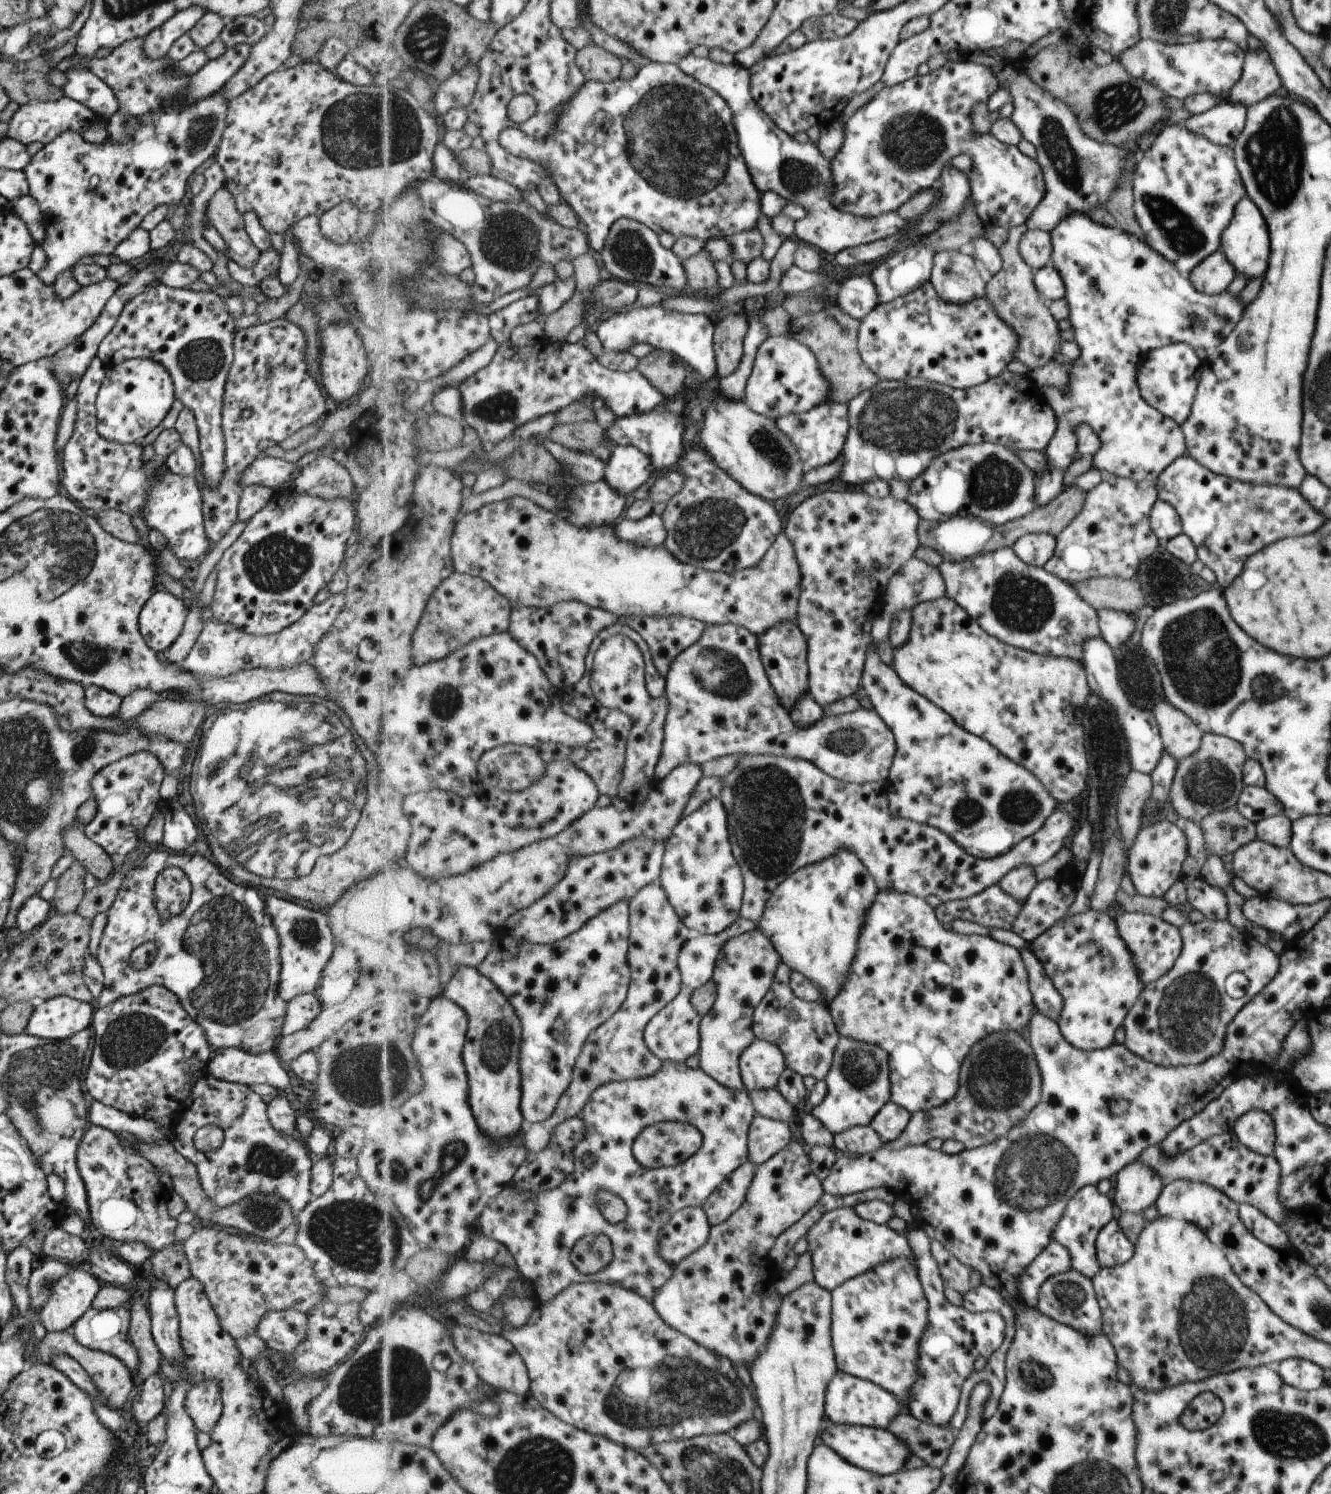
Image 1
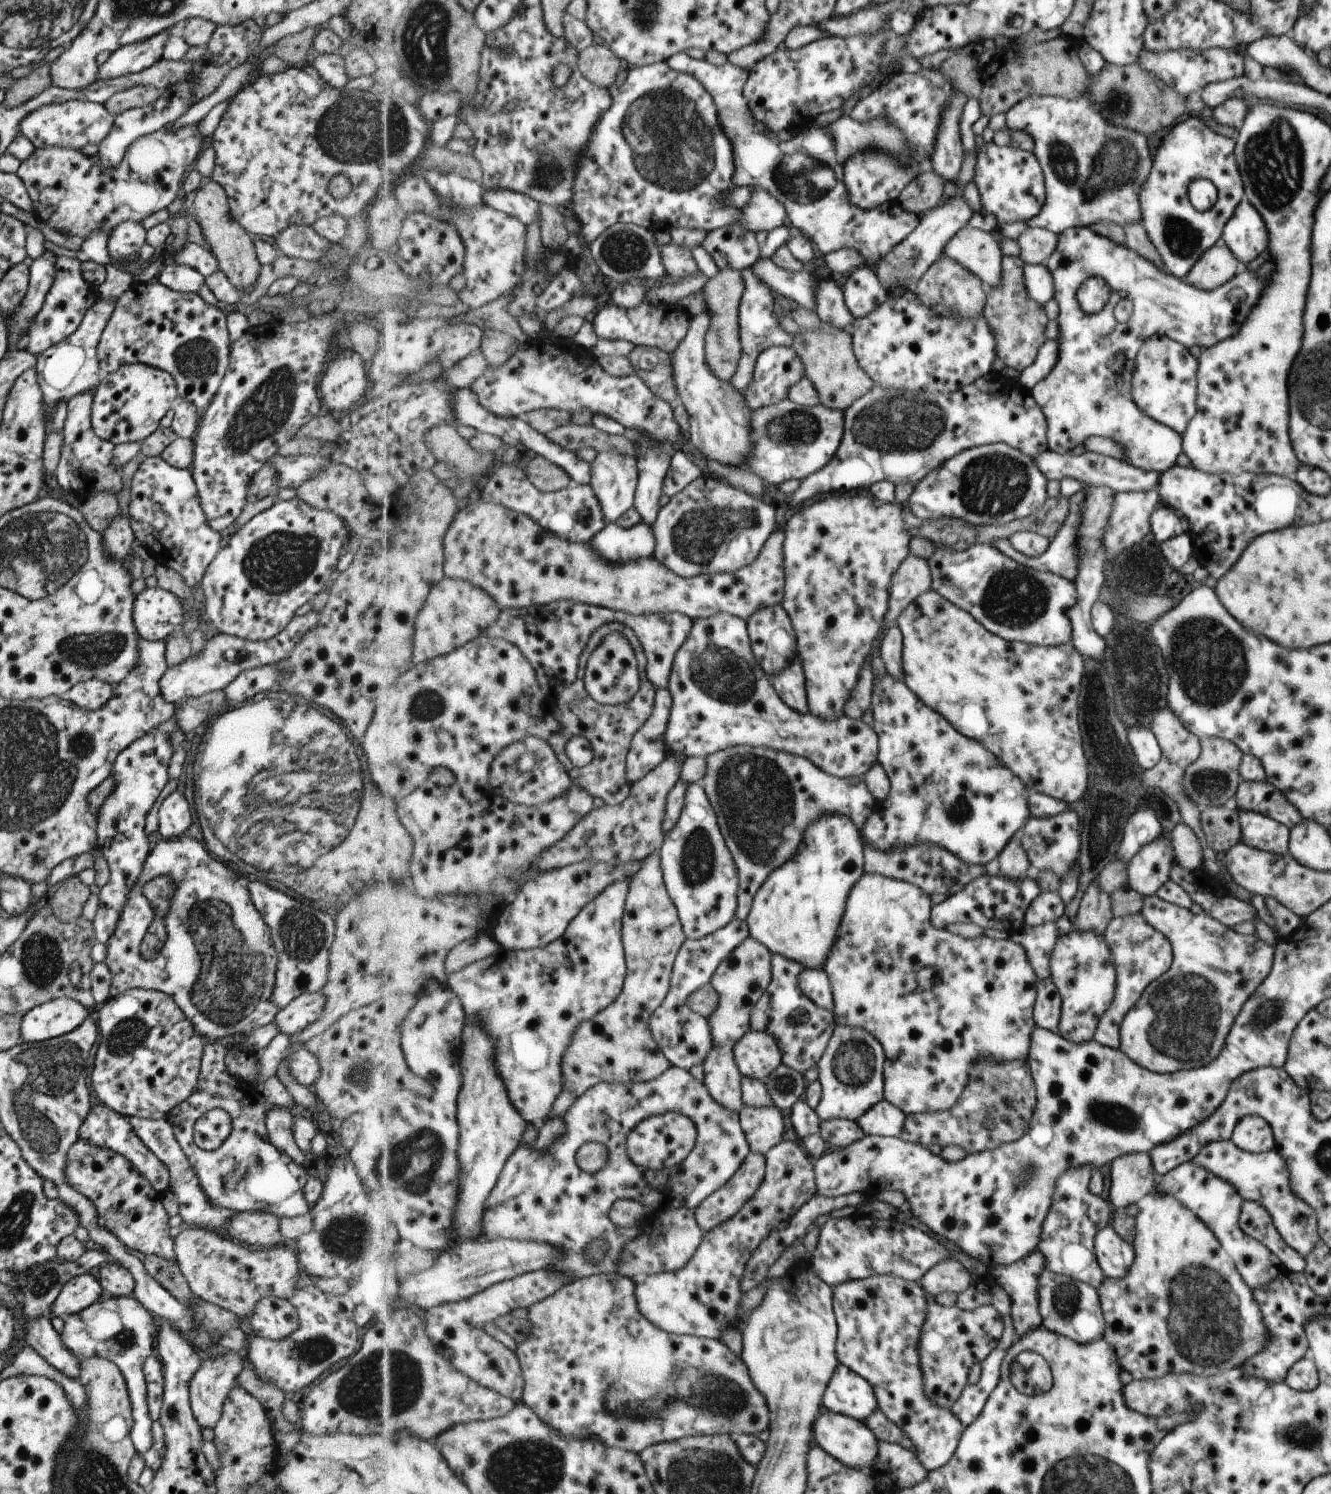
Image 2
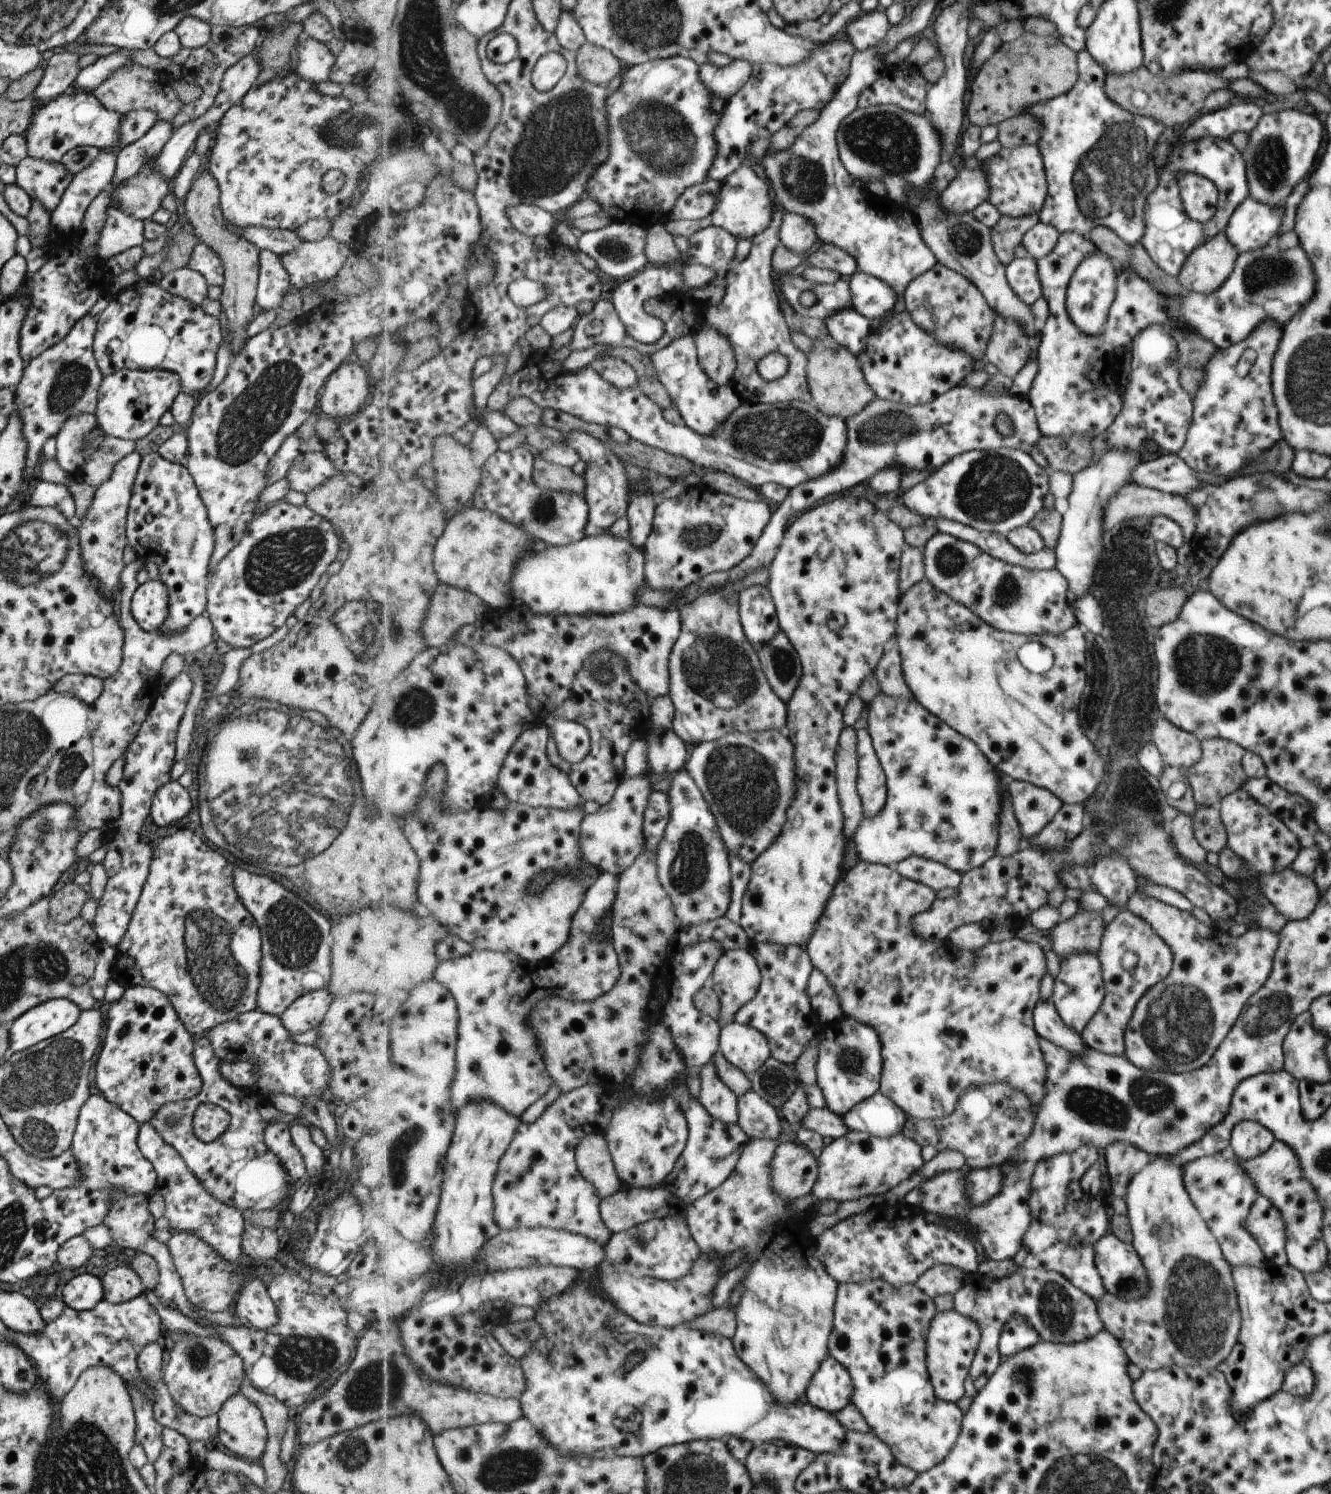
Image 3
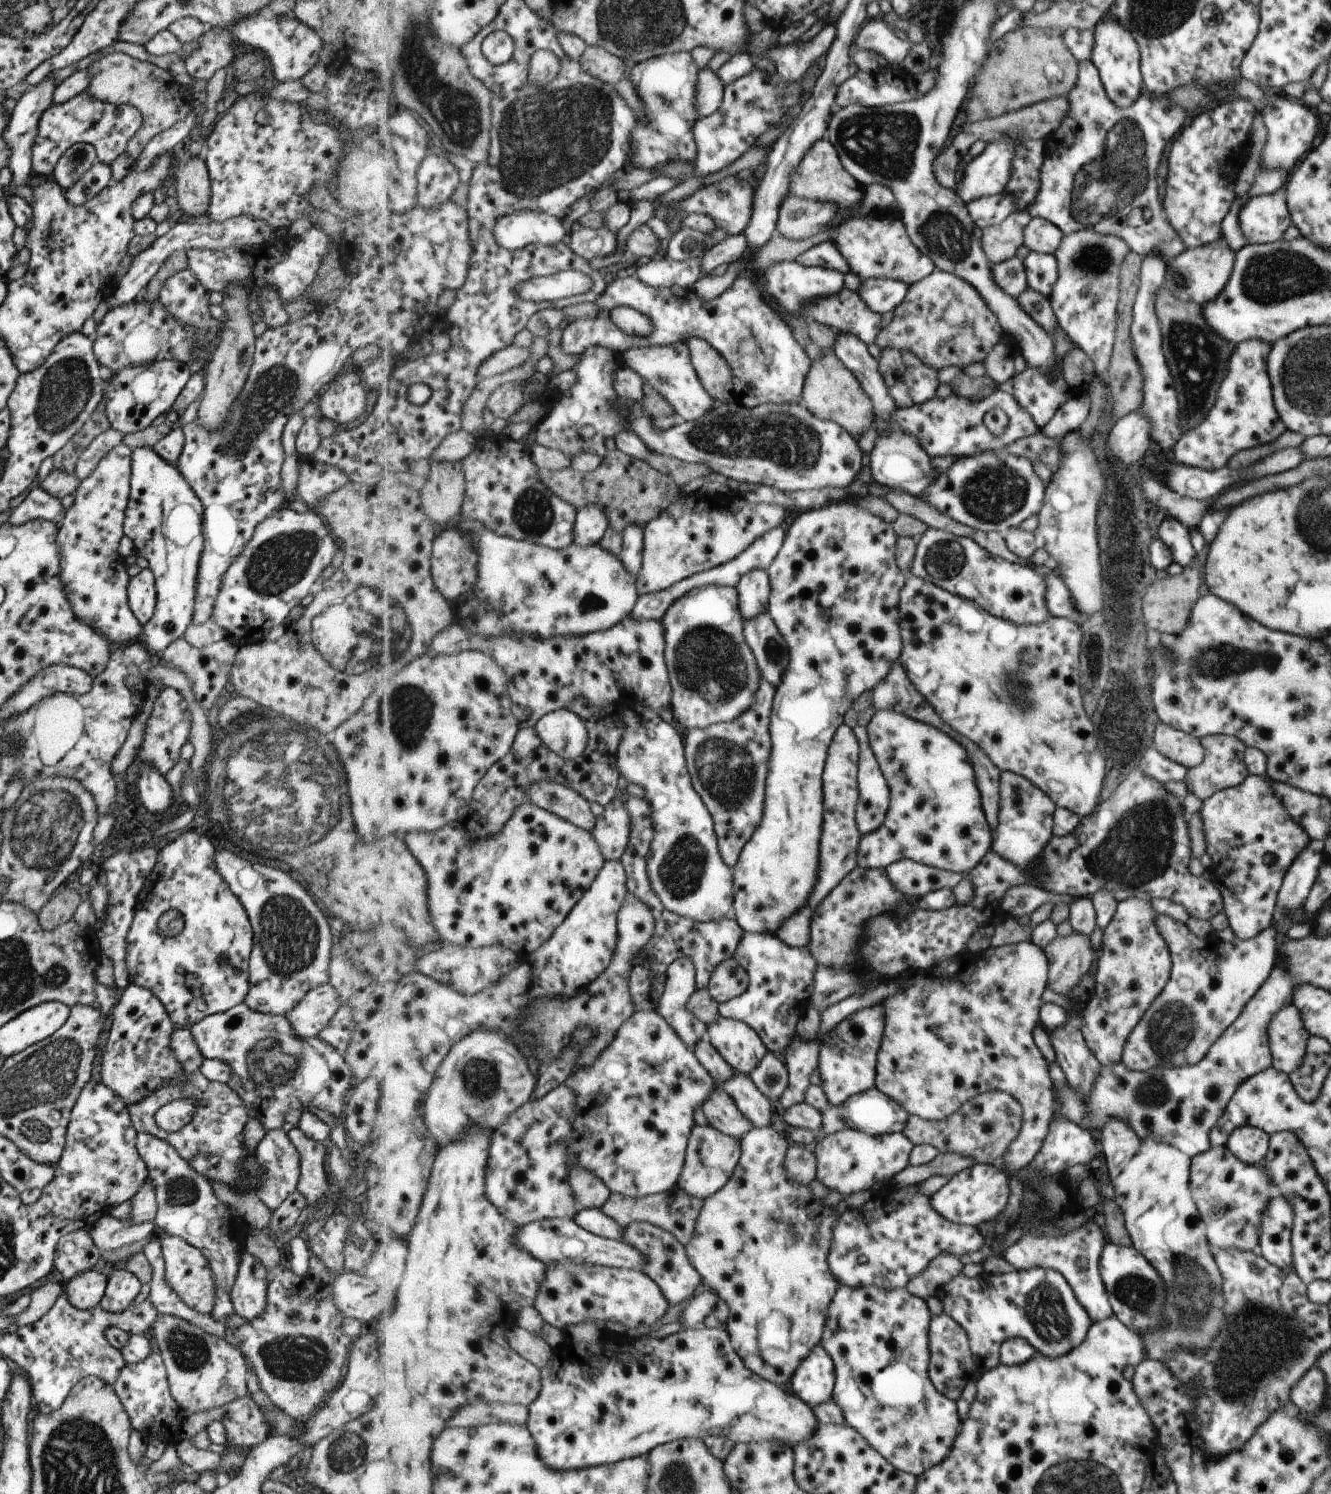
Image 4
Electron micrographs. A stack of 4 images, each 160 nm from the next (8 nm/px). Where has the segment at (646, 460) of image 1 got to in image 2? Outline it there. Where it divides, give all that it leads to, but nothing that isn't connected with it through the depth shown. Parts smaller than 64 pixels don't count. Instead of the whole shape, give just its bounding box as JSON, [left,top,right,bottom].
[591,449,640,524]

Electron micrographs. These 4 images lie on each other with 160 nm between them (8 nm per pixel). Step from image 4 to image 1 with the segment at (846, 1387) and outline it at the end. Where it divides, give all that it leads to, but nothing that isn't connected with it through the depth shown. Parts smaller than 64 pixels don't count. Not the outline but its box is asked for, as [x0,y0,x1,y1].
[832,1257,928,1411]

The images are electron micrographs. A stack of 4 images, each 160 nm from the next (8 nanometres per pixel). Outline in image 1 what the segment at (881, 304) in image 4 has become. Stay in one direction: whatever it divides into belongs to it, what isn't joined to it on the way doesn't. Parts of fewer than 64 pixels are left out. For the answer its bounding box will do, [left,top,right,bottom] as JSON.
[838,274,879,320]

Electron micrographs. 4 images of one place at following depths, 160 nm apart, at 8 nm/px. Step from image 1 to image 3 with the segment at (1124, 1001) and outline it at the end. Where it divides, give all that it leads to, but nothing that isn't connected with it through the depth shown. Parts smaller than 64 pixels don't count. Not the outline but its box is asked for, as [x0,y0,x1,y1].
[1050,951,1105,1033]

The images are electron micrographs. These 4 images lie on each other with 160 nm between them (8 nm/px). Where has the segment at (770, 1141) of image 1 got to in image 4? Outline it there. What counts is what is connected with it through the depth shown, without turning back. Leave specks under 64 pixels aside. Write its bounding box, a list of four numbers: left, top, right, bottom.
[722,1074,773,1127]

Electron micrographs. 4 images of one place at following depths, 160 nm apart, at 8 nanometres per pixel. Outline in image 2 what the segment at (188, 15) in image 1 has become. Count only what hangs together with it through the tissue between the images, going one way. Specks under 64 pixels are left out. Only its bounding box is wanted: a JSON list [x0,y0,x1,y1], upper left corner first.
[97,26,180,80]

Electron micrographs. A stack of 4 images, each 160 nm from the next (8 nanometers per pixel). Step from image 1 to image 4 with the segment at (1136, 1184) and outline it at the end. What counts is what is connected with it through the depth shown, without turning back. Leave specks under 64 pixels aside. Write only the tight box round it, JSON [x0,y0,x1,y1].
[1096,1119,1141,1181]

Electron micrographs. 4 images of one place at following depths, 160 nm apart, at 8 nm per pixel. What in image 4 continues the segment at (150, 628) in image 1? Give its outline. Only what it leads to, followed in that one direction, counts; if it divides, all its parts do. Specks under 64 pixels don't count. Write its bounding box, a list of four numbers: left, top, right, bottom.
[126,569,156,626]

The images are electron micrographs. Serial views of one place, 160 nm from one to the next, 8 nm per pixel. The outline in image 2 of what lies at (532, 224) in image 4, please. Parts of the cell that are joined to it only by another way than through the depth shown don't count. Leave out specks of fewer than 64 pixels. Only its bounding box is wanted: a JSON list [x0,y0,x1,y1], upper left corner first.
[484,189,541,226]

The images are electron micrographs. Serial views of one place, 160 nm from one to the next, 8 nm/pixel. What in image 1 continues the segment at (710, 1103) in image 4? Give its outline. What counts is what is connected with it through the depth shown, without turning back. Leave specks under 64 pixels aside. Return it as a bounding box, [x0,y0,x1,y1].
[699,928,783,1090]

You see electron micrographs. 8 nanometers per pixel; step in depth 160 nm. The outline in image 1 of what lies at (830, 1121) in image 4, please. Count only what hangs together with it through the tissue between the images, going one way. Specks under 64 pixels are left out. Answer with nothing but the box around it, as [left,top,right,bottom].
[871,1100,912,1144]

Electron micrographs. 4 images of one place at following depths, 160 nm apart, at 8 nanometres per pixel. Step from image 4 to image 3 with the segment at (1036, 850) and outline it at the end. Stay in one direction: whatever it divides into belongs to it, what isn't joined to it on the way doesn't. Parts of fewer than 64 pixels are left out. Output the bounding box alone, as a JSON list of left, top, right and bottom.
[1009,780,1063,840]

